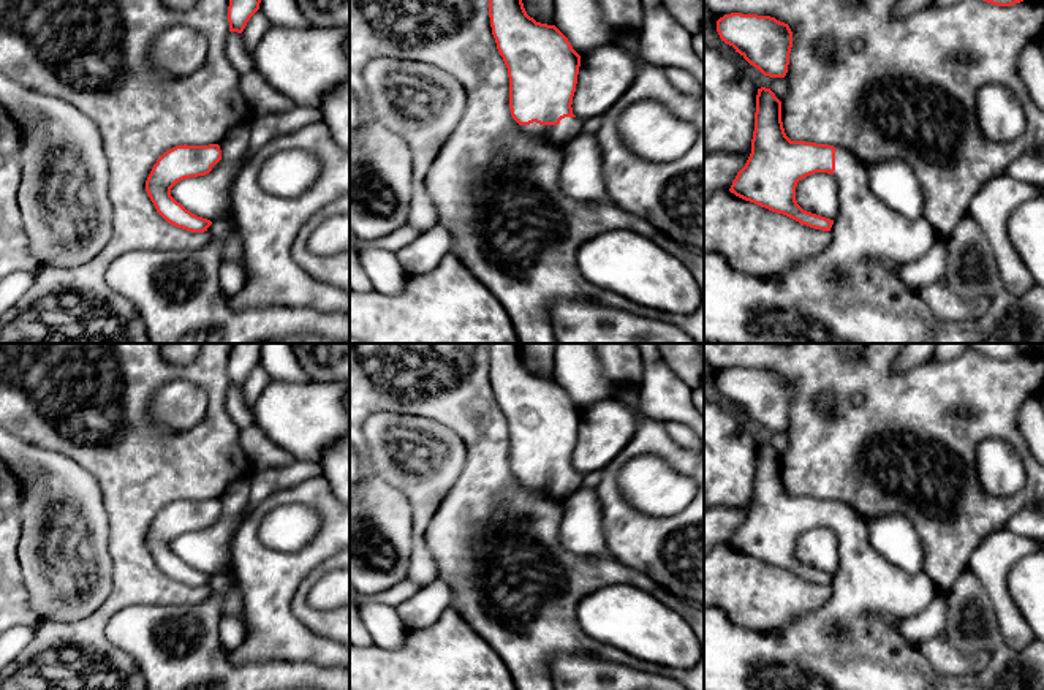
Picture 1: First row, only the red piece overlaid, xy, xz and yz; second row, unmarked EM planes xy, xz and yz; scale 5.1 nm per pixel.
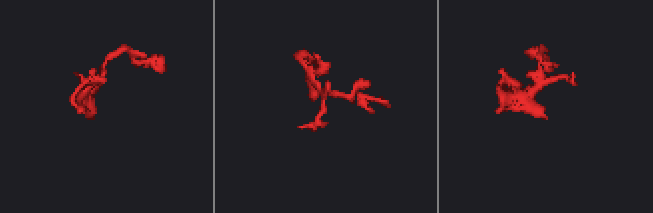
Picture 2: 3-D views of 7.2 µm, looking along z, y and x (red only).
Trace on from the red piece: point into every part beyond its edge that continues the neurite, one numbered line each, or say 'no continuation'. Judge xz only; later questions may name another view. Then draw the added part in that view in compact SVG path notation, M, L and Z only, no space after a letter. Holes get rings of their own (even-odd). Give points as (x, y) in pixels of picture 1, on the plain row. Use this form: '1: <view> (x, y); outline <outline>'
1: xz (570, 481); outline M565 472L558 480L539 480L536 476L530 480L520 480L528 492L538 497L550 497L566 500L573 492L581 489L582 475L577 472Z

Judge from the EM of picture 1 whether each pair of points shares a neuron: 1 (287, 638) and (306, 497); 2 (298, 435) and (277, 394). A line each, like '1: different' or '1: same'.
1: same
2: same

